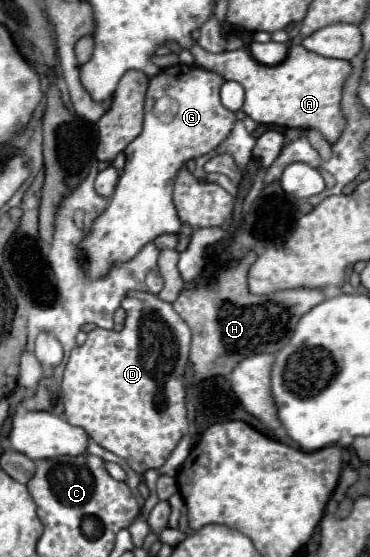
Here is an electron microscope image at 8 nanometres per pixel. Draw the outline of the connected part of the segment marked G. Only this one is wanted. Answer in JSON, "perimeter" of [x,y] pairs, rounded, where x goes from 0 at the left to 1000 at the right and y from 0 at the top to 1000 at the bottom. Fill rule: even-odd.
{"perimeter":[[[530,117],[449,120],[405,142],[384,239],[335,268],[341,300],[297,368],[254,397],[243,422],[222,433],[243,497],[276,497],[314,469],[357,465],[395,436],[432,422],[486,418],[492,400],[465,364],[476,314],[508,289],[578,271],[627,239],[638,221],[638,203],[611,196],[595,181],[600,153],[600,135]],[[432,181],[454,189],[449,196],[459,203],[422,203],[422,192],[438,189]]]}

